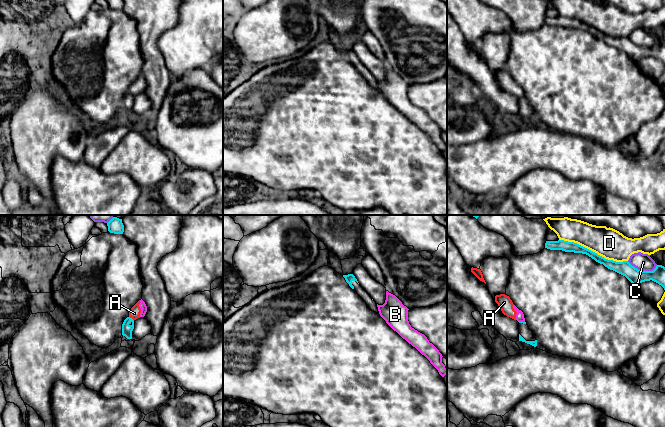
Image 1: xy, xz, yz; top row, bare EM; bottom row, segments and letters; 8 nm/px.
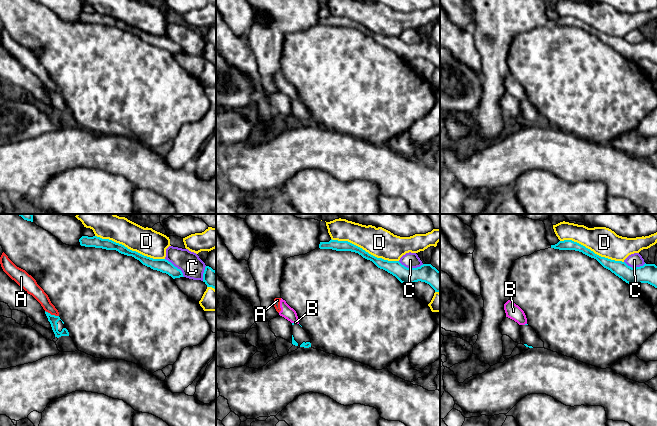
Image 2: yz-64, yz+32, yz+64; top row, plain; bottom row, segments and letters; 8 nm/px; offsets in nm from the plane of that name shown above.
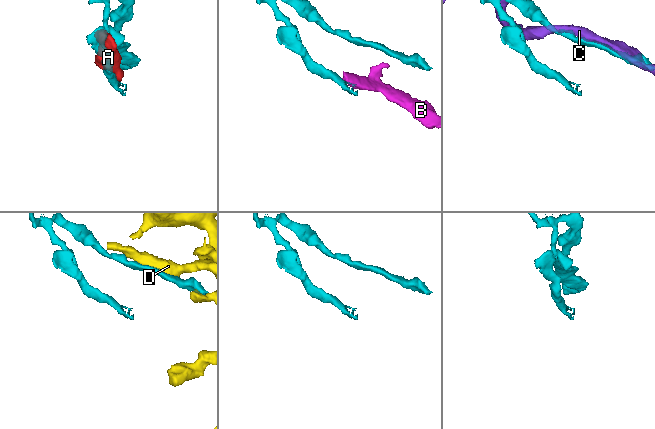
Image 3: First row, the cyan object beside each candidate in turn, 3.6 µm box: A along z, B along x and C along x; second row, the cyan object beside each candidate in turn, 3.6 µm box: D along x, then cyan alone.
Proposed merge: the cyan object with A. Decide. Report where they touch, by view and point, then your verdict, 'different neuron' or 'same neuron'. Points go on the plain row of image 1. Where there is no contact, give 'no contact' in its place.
xy (131, 94) | different neuron

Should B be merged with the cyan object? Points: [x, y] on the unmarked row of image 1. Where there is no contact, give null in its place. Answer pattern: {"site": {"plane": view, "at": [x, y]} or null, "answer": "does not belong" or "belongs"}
{"site": {"plane": "yz", "at": [522, 98]}, "answer": "does not belong"}

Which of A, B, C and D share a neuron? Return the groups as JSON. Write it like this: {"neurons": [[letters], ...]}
{"neurons": [["A", "B"], ["C"], ["D"]]}

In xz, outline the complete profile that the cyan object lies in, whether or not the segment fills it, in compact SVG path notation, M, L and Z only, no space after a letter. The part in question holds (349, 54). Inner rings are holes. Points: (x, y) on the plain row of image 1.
M353 50L343 51L349 62L366 78L367 82L374 88L379 90L376 78L370 71L360 62Z

